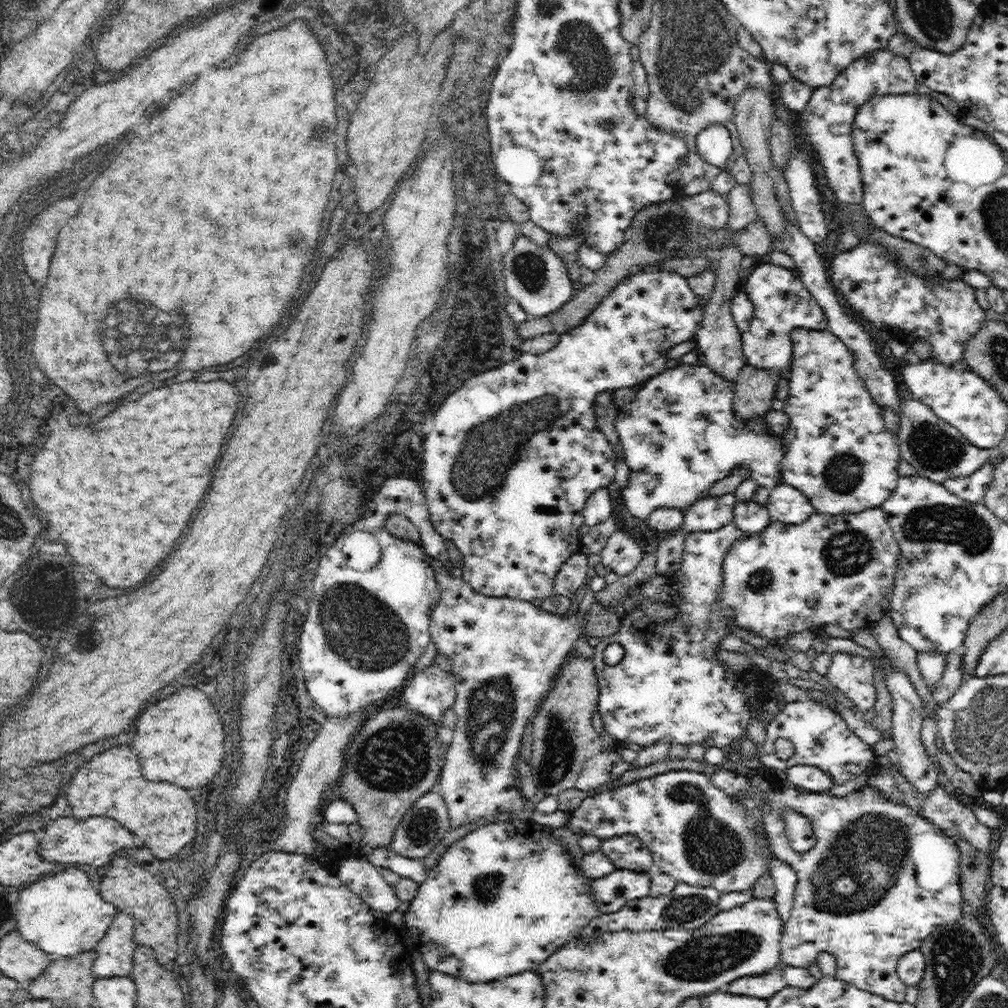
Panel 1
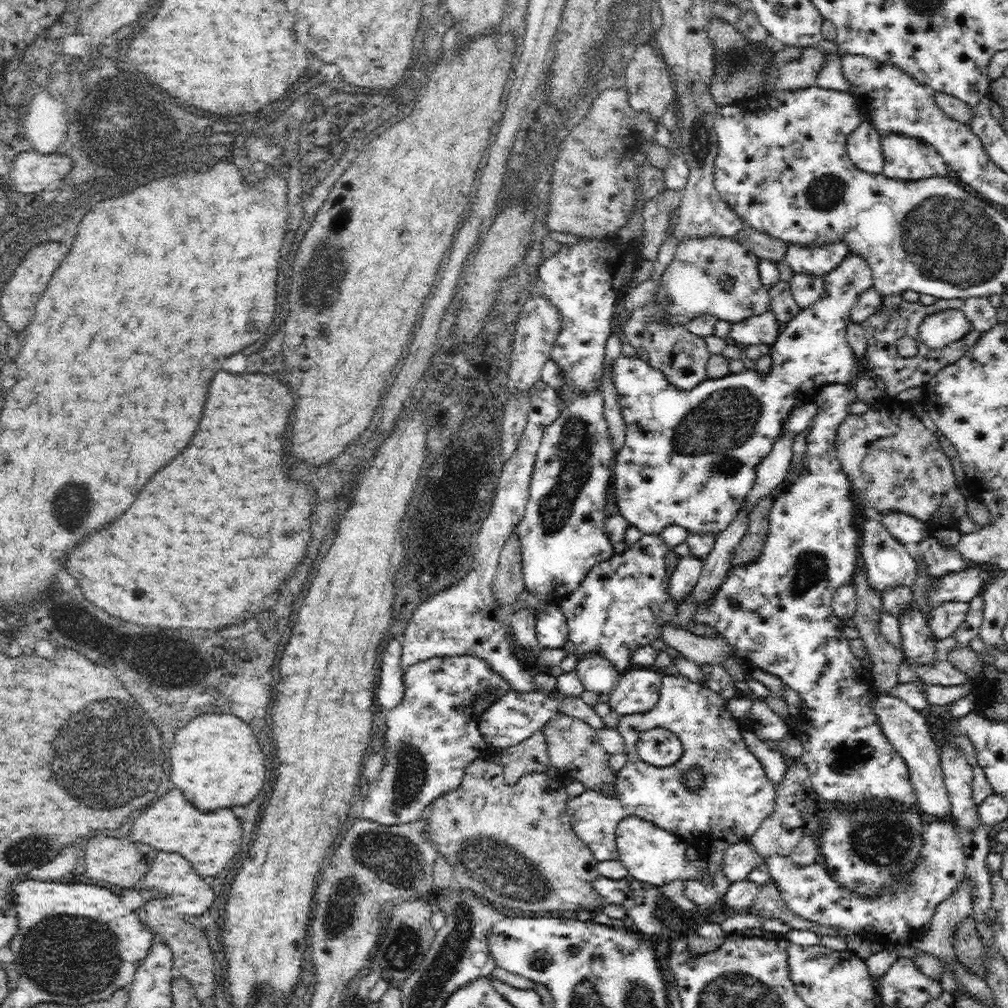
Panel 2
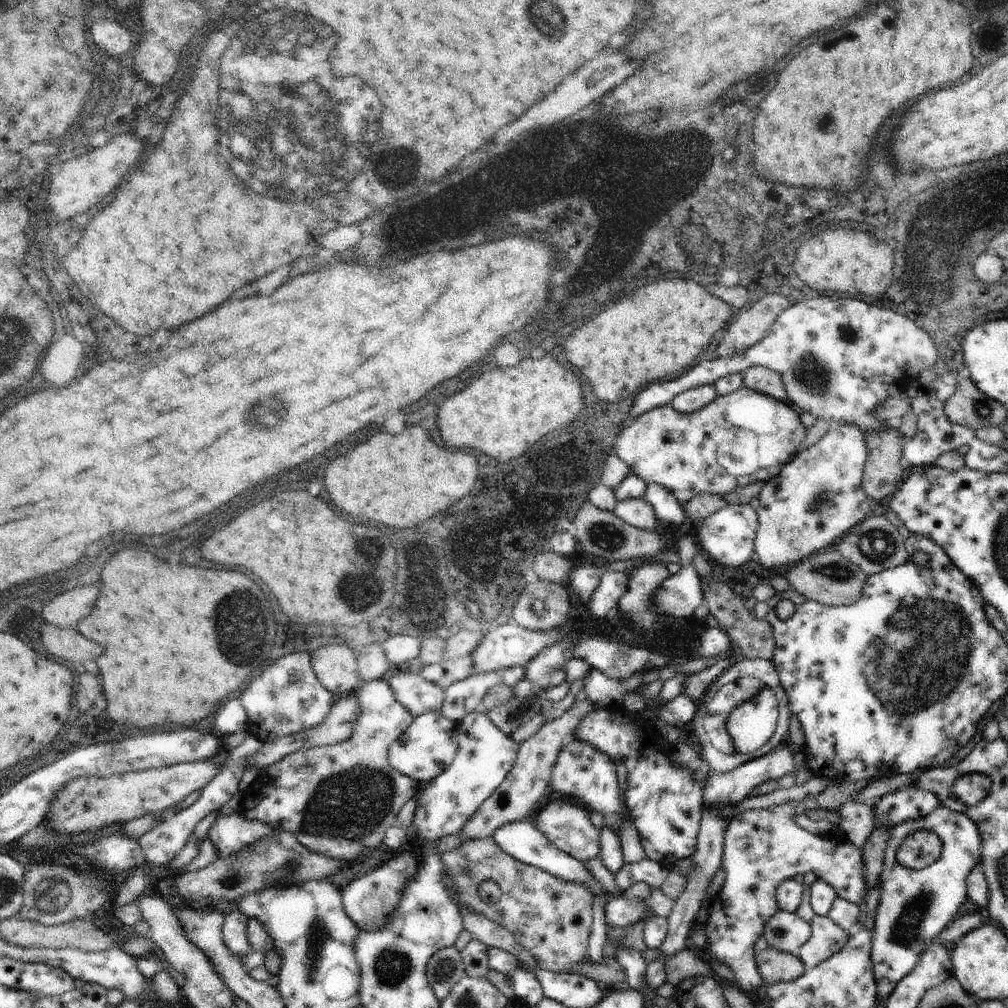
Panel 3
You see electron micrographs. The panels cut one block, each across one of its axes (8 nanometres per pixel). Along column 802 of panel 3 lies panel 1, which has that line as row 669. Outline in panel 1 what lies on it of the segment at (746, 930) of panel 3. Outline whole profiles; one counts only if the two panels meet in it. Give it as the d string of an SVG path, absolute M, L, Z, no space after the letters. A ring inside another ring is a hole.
M834 654L826 678L830 680L830 686L842 692L848 700L854 702L854 706L862 714L866 714L870 708L874 708L878 700L878 694L872 682L874 670L876 670L874 662L866 660L864 656Z

